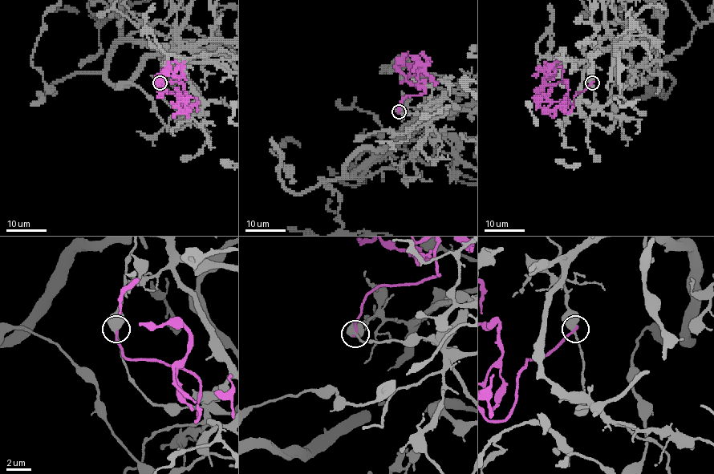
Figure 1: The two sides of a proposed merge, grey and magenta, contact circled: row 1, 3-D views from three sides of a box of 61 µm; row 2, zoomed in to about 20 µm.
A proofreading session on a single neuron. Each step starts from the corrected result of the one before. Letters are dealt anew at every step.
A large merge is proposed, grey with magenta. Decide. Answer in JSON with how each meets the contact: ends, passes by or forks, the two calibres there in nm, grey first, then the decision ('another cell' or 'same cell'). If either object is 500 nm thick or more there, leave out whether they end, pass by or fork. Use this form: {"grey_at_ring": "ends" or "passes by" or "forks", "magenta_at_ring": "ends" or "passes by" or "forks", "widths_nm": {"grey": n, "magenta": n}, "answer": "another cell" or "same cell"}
{"grey_at_ring": "passes by", "magenta_at_ring": "ends", "widths_nm": {"grey": 480, "magenta": 240}, "answer": "another cell"}

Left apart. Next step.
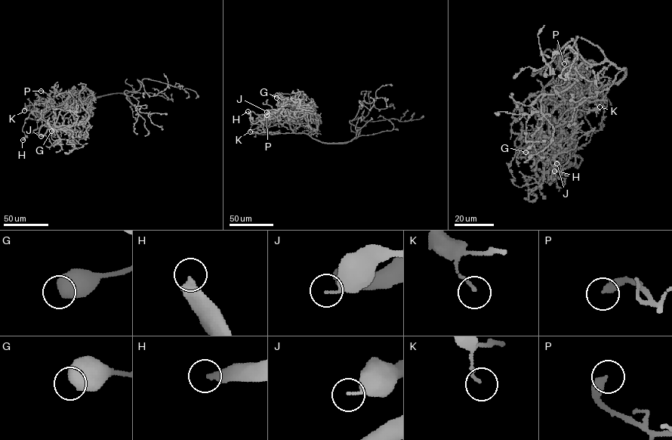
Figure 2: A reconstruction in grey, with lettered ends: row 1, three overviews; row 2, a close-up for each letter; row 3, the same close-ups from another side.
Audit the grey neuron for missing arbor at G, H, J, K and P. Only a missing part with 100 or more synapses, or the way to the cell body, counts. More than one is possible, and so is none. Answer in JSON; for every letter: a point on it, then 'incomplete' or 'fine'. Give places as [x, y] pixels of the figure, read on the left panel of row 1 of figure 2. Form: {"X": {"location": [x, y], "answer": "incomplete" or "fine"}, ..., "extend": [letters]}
{"G": {"location": [51, 131], "answer": "fine"}, "H": {"location": [23, 140], "answer": "incomplete"}, "J": {"location": [41, 136], "answer": "fine"}, "K": {"location": [24, 110], "answer": "fine"}, "P": {"location": [41, 91], "answer": "fine"}, "extend": ["H"]}

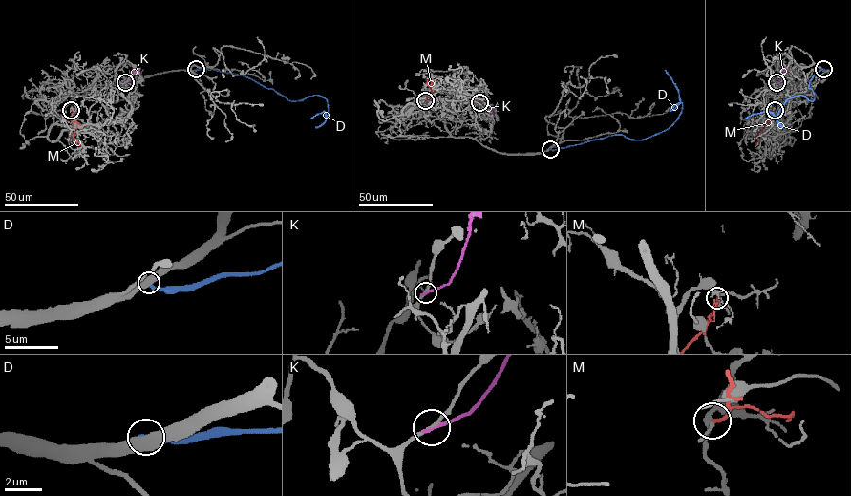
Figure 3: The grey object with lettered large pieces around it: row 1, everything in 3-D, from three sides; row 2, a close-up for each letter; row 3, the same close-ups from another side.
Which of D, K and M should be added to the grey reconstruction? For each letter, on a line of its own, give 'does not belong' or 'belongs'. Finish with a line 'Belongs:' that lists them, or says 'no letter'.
D: does not belong
K: does not belong
M: does not belong
Belongs: no letter

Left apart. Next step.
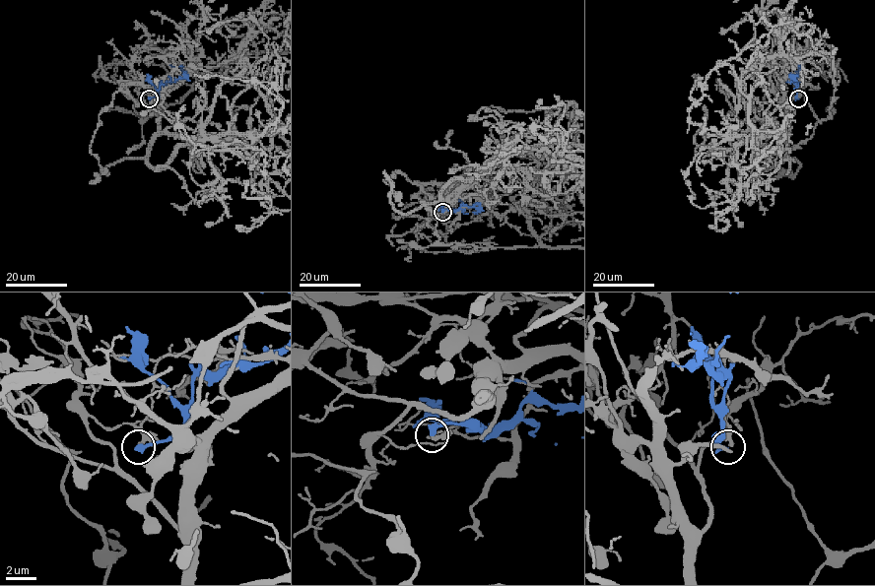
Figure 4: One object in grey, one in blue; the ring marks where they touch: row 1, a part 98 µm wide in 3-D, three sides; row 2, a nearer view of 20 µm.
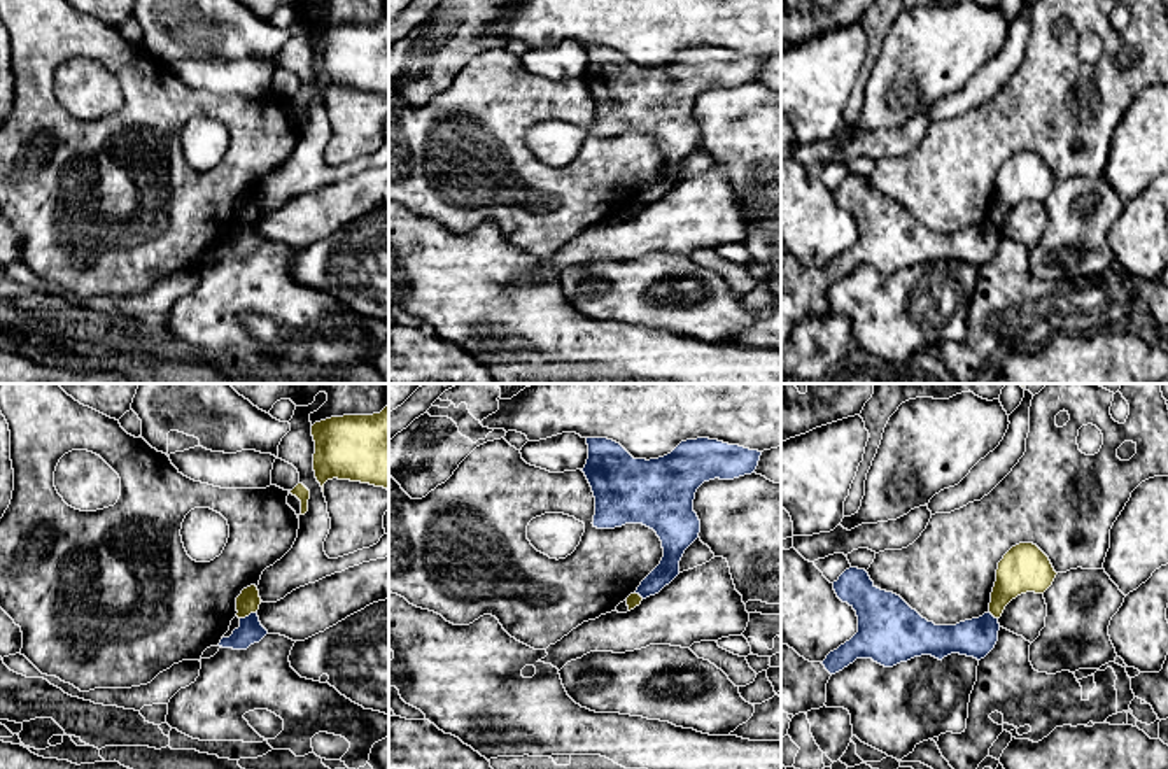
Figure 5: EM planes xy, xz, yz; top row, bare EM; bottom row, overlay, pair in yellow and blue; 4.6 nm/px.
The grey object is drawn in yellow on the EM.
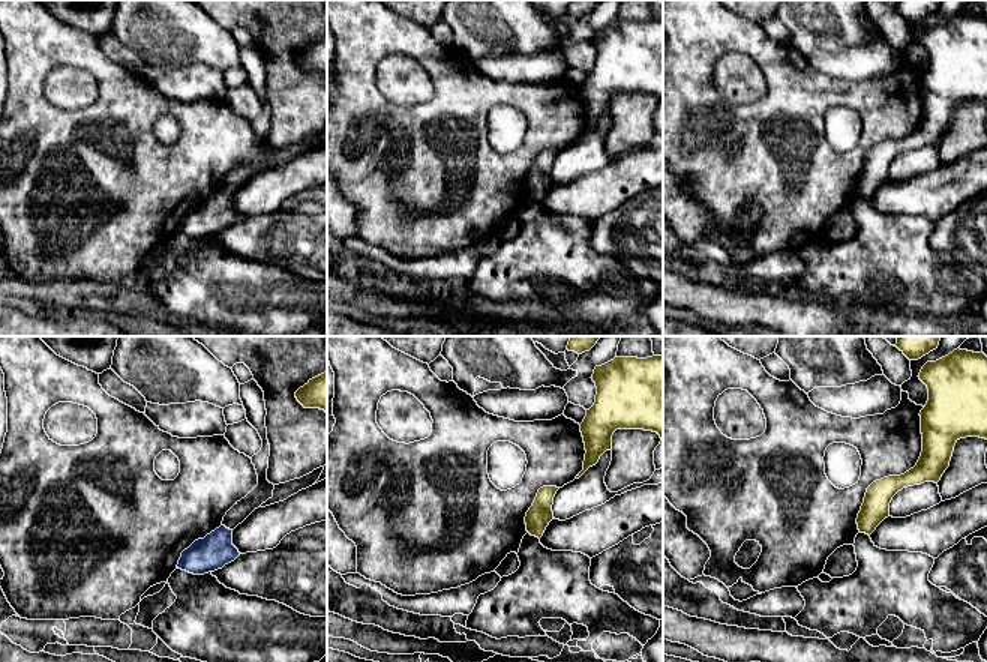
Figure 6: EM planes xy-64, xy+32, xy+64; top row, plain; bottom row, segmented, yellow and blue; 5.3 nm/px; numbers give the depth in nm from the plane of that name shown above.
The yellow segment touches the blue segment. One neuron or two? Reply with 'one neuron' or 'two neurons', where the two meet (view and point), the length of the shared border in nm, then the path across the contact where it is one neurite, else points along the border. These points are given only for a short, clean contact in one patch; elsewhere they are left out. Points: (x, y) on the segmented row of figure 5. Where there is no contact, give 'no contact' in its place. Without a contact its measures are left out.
two neurons; meets yellow in xy at (247, 615); contact 90 nm long; border along xy (256, 610), (240, 619)

